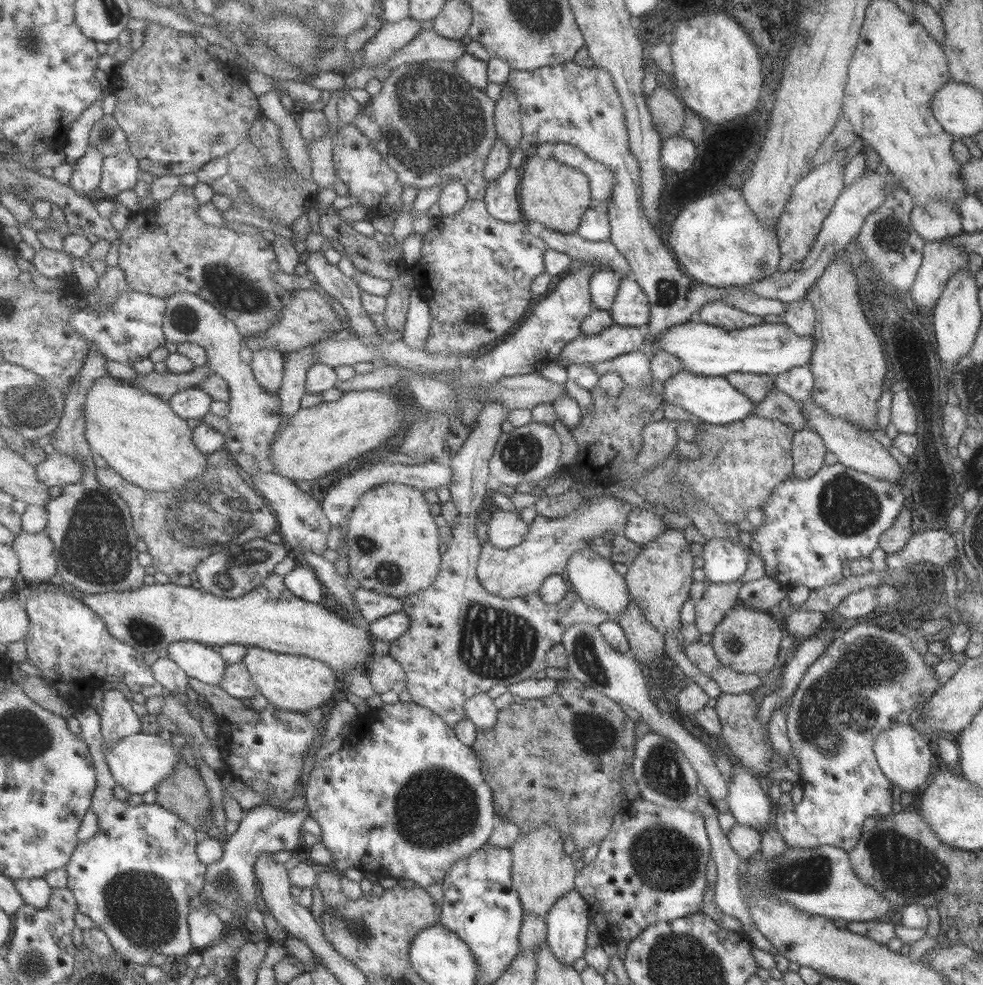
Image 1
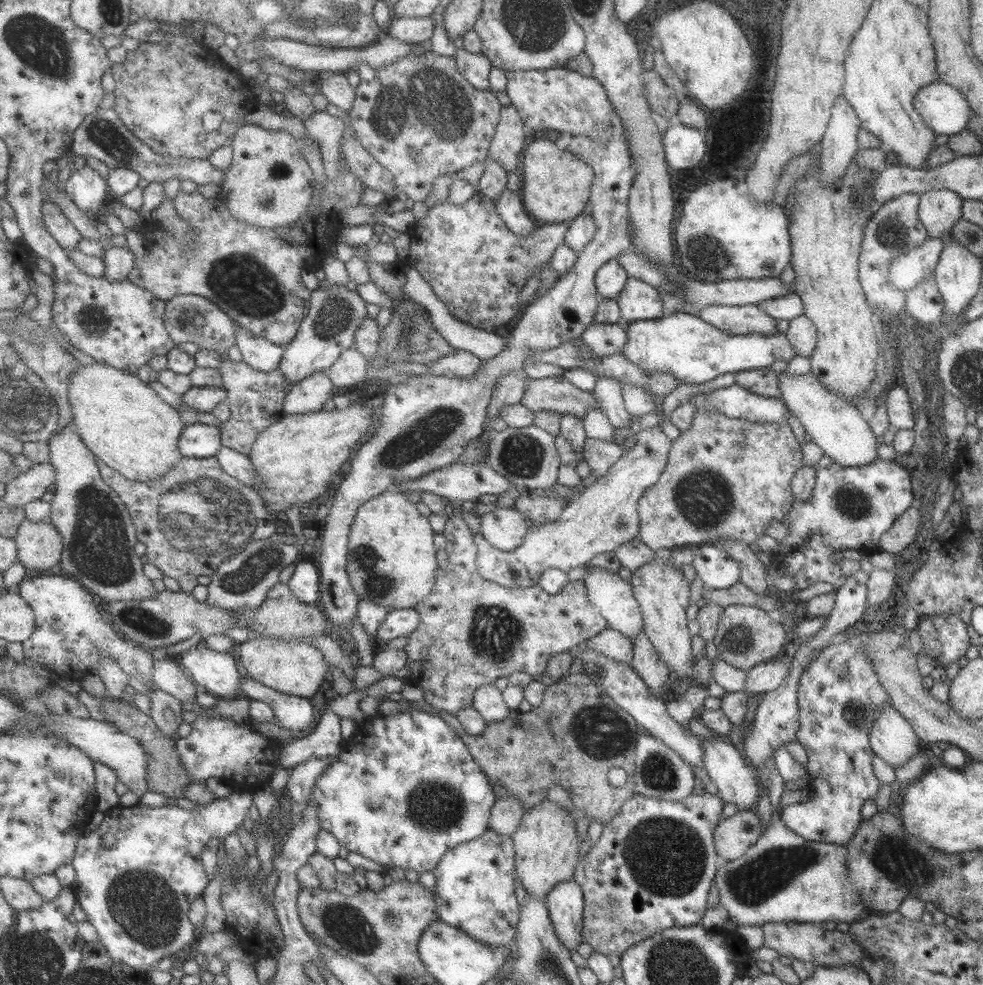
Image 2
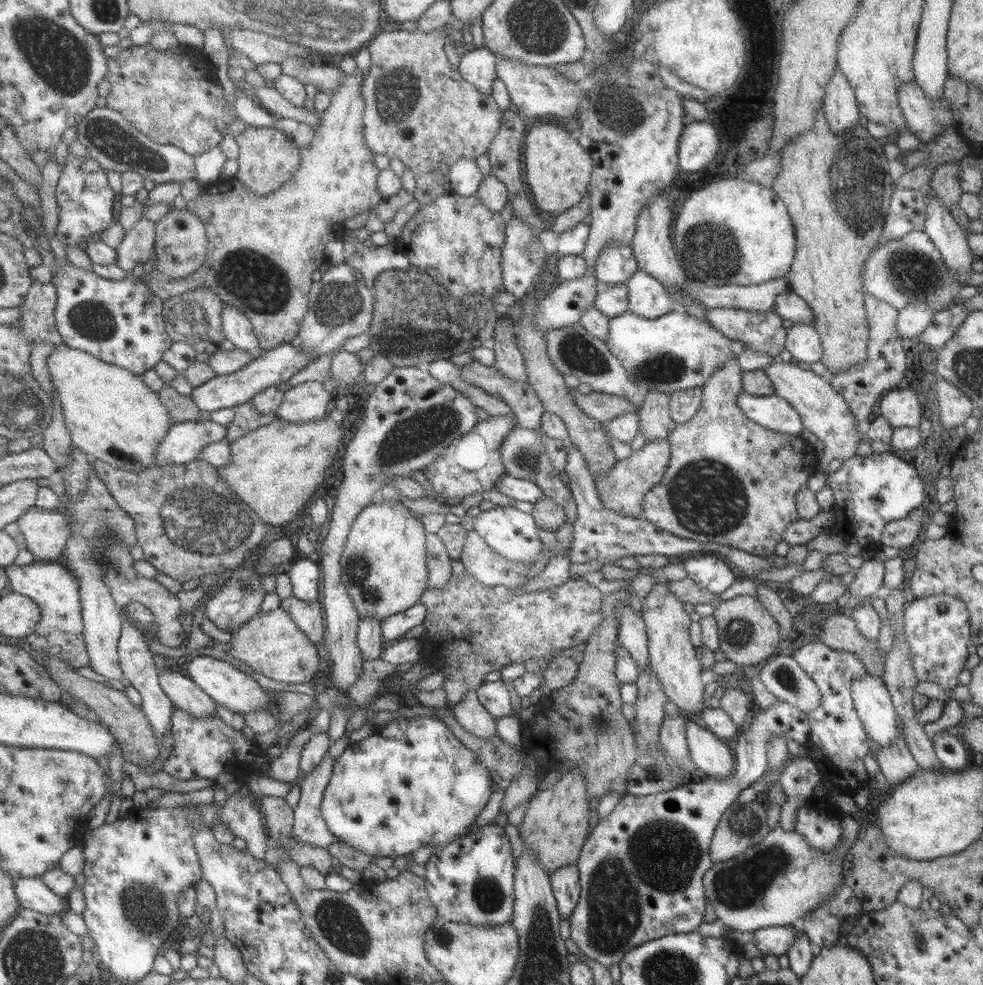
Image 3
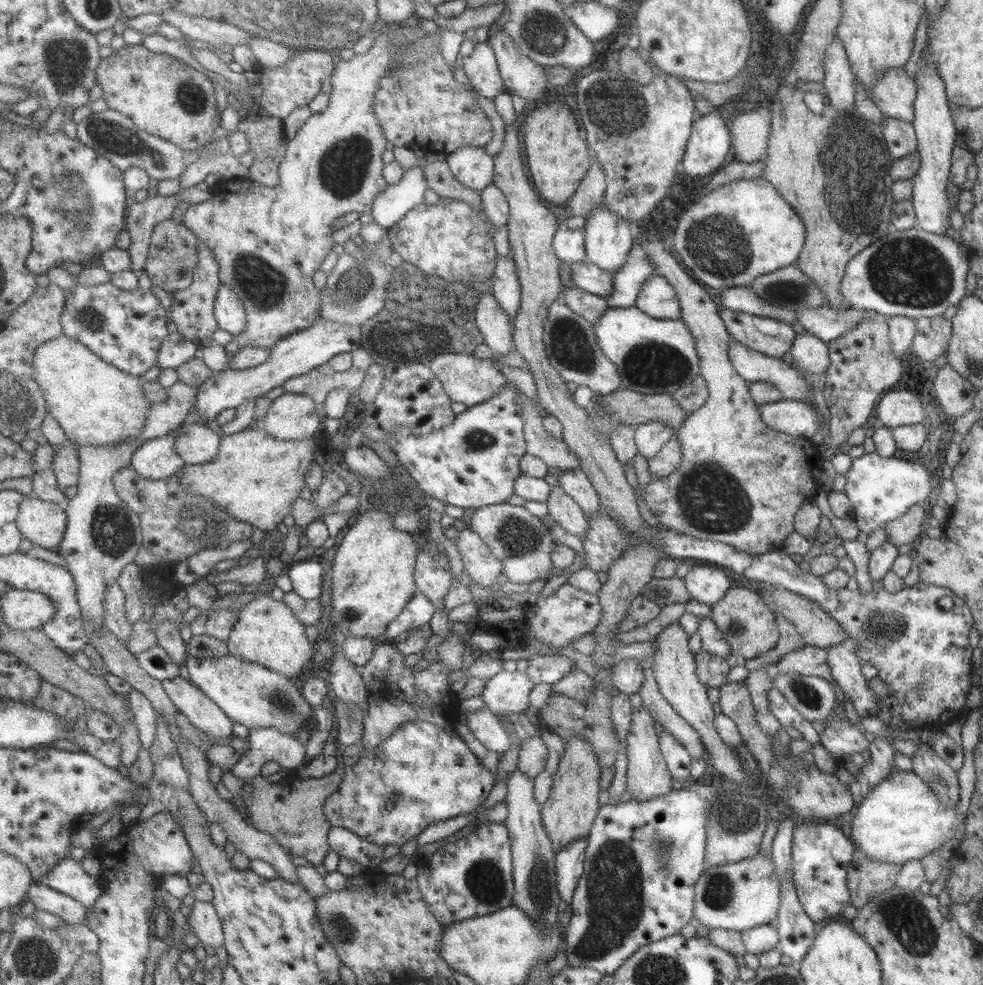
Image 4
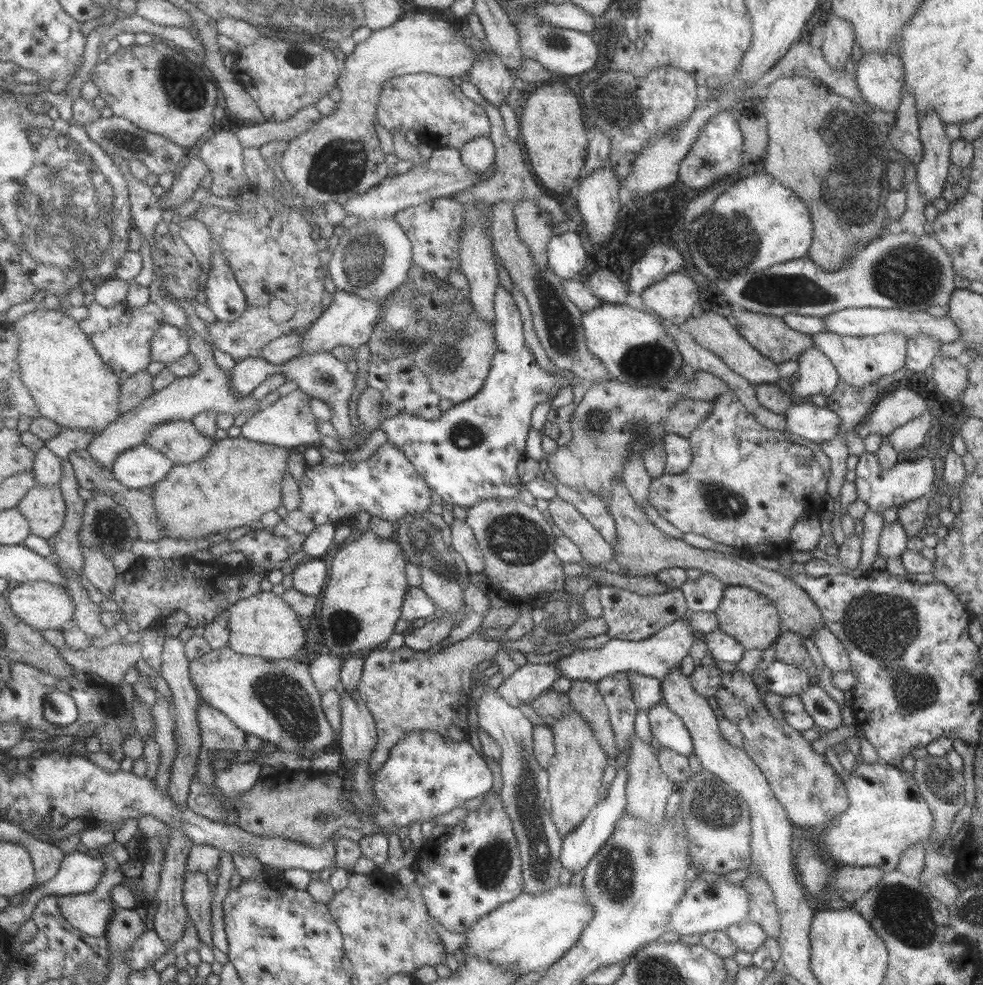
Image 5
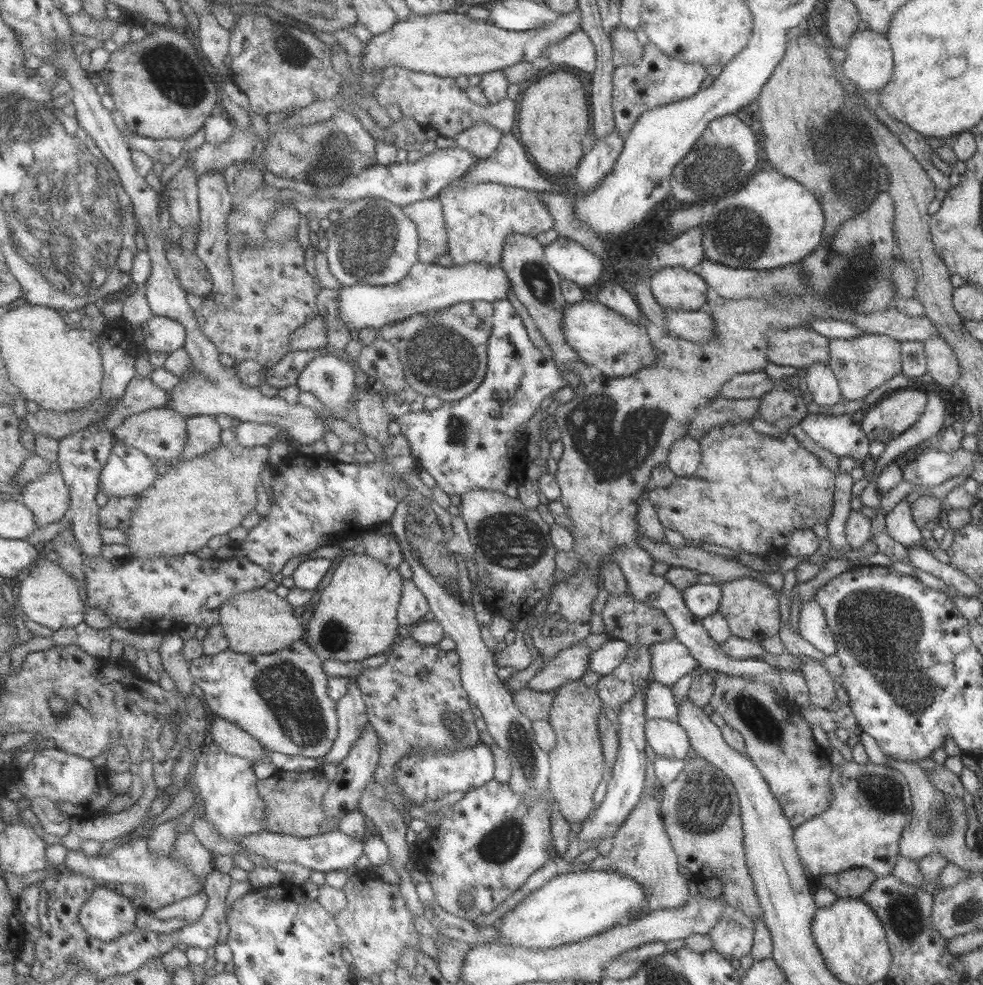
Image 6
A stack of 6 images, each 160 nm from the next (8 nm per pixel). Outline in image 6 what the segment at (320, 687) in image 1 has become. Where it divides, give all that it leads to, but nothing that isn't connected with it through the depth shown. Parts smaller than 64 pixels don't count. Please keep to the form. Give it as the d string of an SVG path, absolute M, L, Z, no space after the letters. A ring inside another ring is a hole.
M266 587L258 588L251 592L242 592L230 598L220 609L220 625L224 628L230 642L230 650L240 654L273 654L279 653L291 647L294 643L305 638L305 626L300 618L295 616L295 608L289 603L286 597L281 597L277 592Z

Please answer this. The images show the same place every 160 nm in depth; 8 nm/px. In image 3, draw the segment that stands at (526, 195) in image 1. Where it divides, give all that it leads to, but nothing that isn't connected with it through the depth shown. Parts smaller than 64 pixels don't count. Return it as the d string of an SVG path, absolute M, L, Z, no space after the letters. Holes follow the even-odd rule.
M545 120L535 121L528 125L526 136L524 136L525 150L523 150L522 160L525 164L525 174L527 176L524 182L528 186L528 191L538 212L548 212L555 216L561 215L561 213L565 213L565 211L577 205L587 194L592 162L589 154L579 146L574 135L561 126L546 123Z

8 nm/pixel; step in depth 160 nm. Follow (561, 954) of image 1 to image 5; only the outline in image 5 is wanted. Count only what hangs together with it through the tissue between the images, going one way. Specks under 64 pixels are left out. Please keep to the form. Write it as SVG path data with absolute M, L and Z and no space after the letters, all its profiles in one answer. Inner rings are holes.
M624 766L616 769L616 775L610 782L607 791L607 798L599 799L593 810L571 831L562 837L560 848L560 866L570 870L572 874L579 873L581 868L591 860L597 849L609 838L615 821L623 814L625 806L624 786L627 780L627 773Z

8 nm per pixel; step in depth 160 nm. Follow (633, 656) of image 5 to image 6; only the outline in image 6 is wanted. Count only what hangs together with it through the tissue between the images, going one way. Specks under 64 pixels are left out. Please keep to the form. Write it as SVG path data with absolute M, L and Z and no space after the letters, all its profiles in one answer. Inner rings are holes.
M608 638L607 642L599 646L599 650L591 651L589 654L587 670L602 676L610 674L627 657L629 646L623 640ZM675 638L649 645L650 676L653 681L671 687L682 676L698 668L698 663Z

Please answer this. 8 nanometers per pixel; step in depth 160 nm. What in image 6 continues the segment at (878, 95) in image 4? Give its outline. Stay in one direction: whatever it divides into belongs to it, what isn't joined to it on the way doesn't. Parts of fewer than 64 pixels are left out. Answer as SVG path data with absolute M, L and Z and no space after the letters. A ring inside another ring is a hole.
M869 29L855 31L848 40L847 56L840 62L842 75L858 89L879 92L893 72L892 50L885 35Z

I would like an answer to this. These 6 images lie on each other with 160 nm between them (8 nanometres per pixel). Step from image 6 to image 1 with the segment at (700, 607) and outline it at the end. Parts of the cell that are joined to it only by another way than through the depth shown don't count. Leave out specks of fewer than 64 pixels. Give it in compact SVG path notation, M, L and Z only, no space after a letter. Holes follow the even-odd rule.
M707 539L702 544L702 559L704 565L702 570L704 576L707 577L711 583L728 583L735 582L741 578L747 562L749 560L750 547L745 547L740 541L732 541L729 539Z

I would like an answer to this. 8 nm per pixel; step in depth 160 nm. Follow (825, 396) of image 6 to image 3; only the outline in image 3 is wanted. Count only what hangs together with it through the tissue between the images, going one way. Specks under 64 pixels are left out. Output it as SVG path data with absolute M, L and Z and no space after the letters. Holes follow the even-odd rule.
M793 323L786 329L785 338L785 350L788 350L799 364L808 367L820 360L820 338L812 324Z

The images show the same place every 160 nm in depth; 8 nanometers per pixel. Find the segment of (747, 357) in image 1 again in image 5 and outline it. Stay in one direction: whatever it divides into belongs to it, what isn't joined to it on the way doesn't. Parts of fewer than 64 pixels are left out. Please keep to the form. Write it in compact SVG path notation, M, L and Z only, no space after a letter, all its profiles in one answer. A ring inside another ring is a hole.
M600 303L593 310L582 312L581 322L589 352L617 382L629 386L665 386L686 366L675 341L657 315L623 303Z

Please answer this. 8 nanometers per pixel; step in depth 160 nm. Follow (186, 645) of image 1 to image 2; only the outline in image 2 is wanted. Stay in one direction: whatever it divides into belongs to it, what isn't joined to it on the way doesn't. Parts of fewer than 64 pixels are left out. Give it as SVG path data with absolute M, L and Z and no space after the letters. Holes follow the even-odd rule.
M201 644L180 654L178 659L201 689L217 699L233 699L243 696L241 682L244 672L241 672L236 657L215 652Z

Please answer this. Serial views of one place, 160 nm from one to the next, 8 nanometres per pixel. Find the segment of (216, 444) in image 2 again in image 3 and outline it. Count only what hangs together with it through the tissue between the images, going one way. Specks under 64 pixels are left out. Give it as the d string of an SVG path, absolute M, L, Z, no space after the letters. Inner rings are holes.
M210 419L174 423L158 450L156 466L197 460L209 443L225 439L227 431L227 426Z

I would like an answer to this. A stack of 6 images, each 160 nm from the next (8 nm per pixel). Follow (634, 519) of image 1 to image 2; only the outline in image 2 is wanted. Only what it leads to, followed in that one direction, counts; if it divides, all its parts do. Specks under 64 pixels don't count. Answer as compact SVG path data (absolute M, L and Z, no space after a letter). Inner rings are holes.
M701 409L695 412L692 425L680 432L671 443L668 461L657 482L641 493L636 508L636 537L653 551L658 548L715 544L718 538L735 539L743 546L754 543L757 536L765 535L765 528L771 520L780 522L780 518L789 510L794 498L790 480L802 466L799 442L787 423L761 426Z

